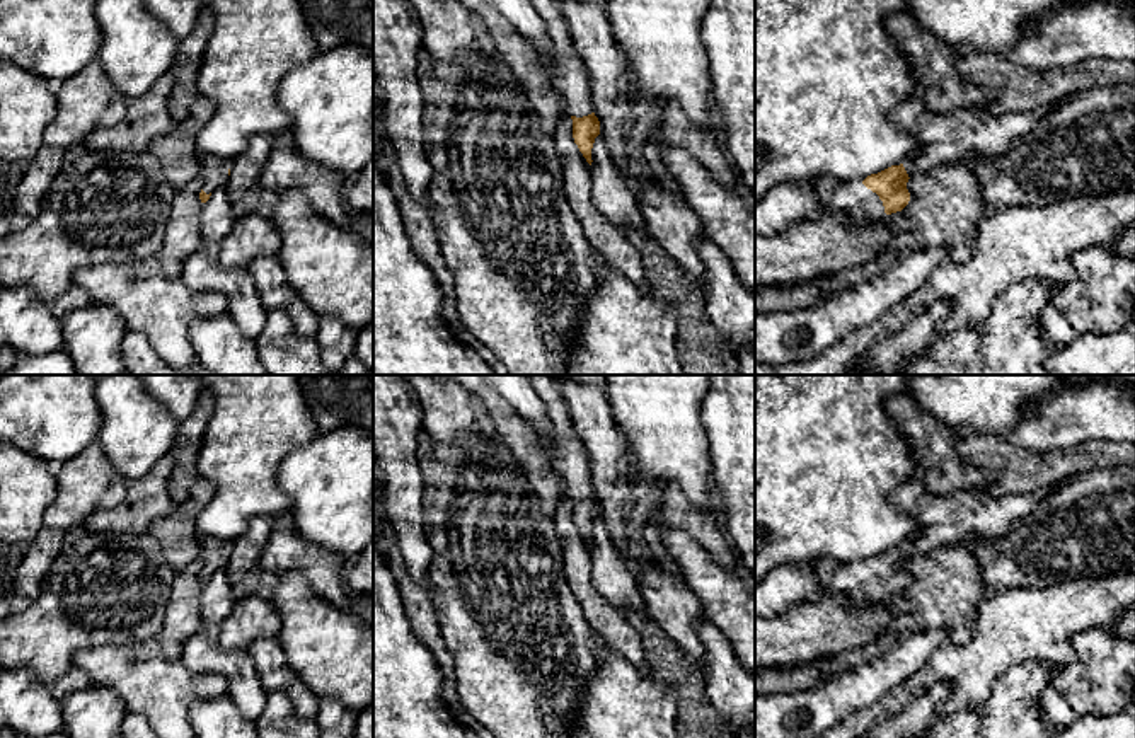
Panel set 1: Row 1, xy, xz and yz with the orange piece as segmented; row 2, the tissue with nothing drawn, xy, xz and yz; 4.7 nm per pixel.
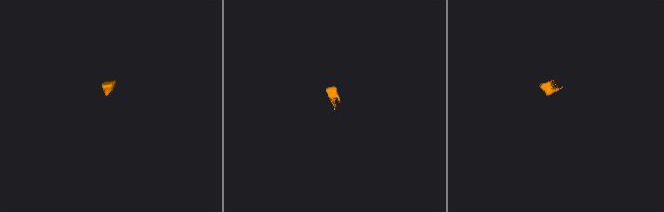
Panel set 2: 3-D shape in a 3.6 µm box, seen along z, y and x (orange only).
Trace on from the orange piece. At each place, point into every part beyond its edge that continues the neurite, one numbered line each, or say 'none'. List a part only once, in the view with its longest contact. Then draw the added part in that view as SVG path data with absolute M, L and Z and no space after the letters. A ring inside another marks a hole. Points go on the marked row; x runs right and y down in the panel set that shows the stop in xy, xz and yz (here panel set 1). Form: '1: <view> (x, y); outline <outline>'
1: xy (213, 169); outline M201 155L201 179L203 191L206 194L216 191L218 187L225 187L228 181L228 169L232 167L230 159L222 159L215 155Z
2: yz (854, 200); outline M820 176L815 179L815 189L830 213L844 213L854 223L879 222L886 215L879 196L861 181L840 182L830 176Z

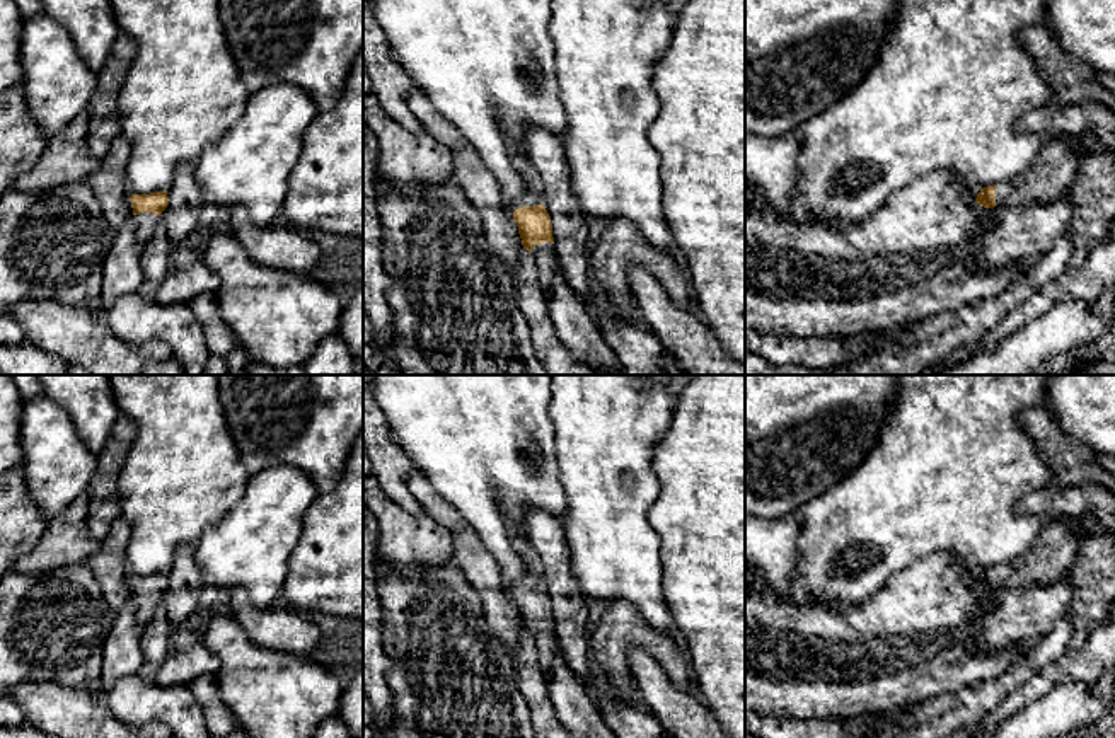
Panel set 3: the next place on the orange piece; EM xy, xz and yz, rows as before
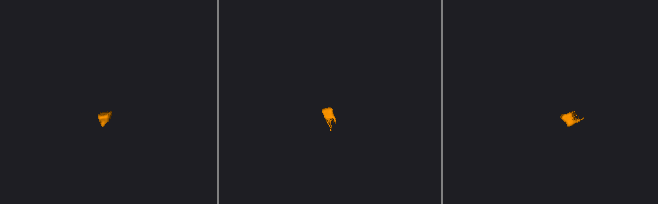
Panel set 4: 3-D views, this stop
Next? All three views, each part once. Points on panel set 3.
1: xy (145, 222); outline M147 211L135 215L135 220L136 220L136 239L143 245L150 239L155 227L160 223L160 216Z
2: xz (544, 254); outline M551 242L532 245L532 256L539 268L539 280L540 280L544 290L547 290L551 278L559 266L554 245Z

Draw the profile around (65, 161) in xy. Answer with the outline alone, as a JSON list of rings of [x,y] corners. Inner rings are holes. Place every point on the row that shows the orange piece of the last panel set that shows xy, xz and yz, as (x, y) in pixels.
[[[82,111],[60,133],[48,138],[48,145],[36,165],[15,179],[14,189],[48,191],[63,184],[87,182],[99,169],[87,150],[90,114]]]

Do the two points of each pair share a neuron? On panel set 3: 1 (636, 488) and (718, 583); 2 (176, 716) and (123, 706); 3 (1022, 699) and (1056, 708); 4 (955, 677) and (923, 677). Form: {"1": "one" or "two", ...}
{"1": "two", "2": "one", "3": "two", "4": "one"}

